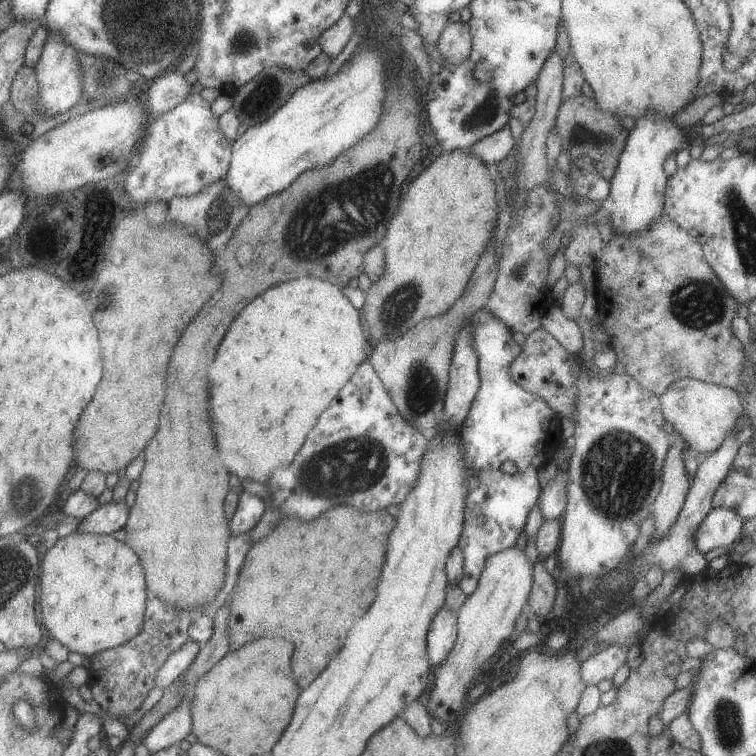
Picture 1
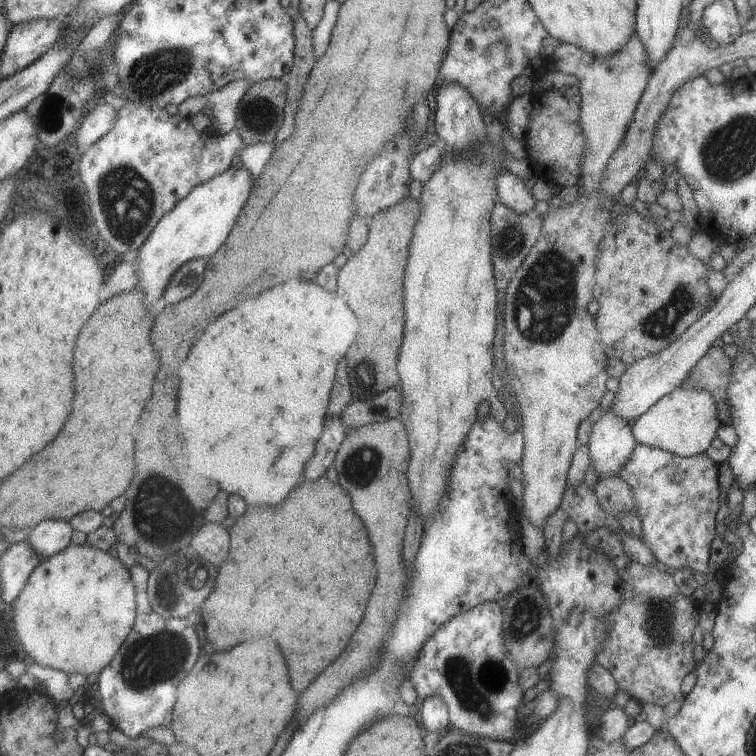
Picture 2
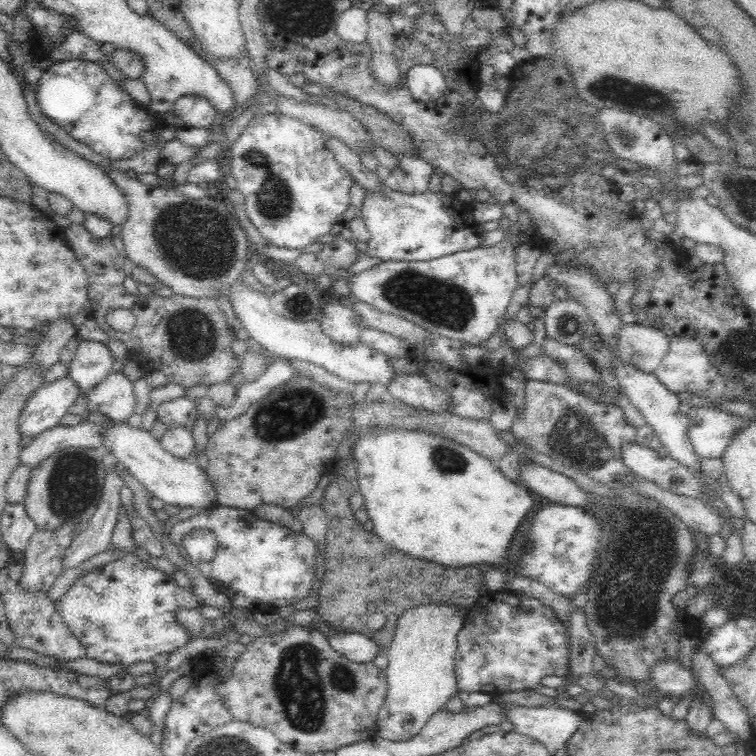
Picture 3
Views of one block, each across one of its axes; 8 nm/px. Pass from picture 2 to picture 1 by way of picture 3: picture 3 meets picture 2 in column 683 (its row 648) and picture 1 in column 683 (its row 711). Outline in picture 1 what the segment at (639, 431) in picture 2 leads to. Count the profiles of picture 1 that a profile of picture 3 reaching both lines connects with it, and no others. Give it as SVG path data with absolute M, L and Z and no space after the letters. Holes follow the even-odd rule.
M697 379L674 382L659 400L663 418L674 425L674 432L681 436L687 450L693 455L714 453L724 443L725 437L734 431L735 425L744 414L742 396L738 392Z

